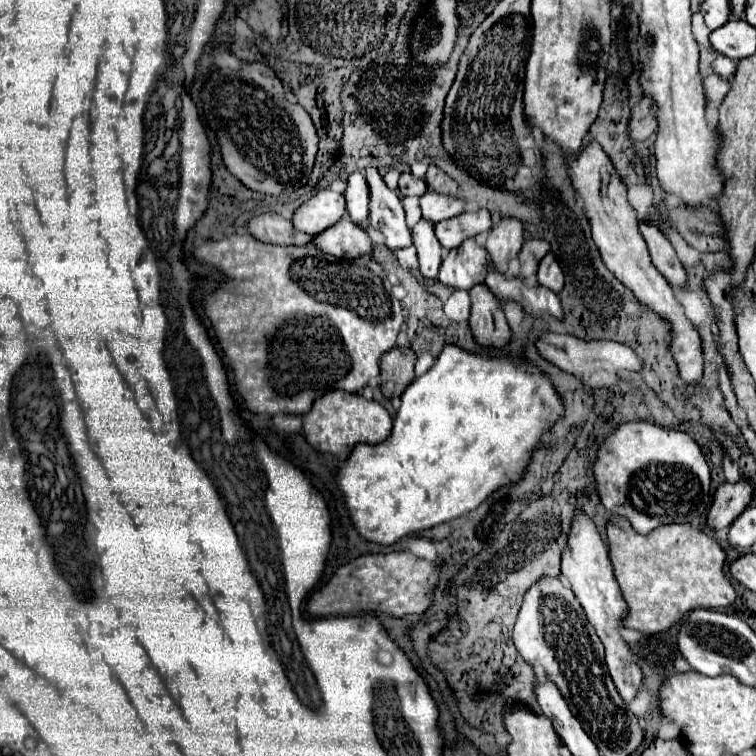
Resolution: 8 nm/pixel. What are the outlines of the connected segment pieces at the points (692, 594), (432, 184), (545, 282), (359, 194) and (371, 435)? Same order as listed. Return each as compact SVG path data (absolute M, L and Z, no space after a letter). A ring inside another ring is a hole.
M613 517L607 527L609 557L629 605L625 627L655 635L671 629L693 609L723 609L735 601L737 593L723 573L727 553L703 529L673 523L661 525L649 535L639 535L621 517Z
M429 165L427 169L427 185L431 191L437 191L437 193L443 193L443 195L457 195L457 183L455 179L449 179L449 175L445 175L445 171L441 171L439 167L433 167Z
M549 251L541 263L539 263L539 273L537 273L537 283L555 291L555 293L561 293L563 289L563 271L553 255L553 251Z
M363 171L349 175L345 199L347 199L347 213L353 221L361 223L369 217L369 185Z
M331 391L315 401L313 409L303 415L303 433L311 447L345 461L357 443L381 443L391 435L393 419L377 401L367 401L359 393Z

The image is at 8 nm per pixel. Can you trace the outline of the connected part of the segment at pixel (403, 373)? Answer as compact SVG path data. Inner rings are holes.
M395 347L381 359L381 379L383 379L383 393L387 399L399 397L405 387L415 377L415 359L417 355L411 349Z

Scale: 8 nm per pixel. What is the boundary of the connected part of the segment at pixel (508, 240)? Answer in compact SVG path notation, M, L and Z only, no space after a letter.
M503 217L491 227L487 239L489 259L499 271L507 271L507 261L511 261L523 245L523 223L515 217Z

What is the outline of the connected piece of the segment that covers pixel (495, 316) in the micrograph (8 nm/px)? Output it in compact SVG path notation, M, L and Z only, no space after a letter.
M479 283L477 287L473 287L469 295L471 295L469 325L477 343L505 347L509 343L511 331L509 331L505 313L501 309L501 301L495 299L495 295L489 291L485 283Z

